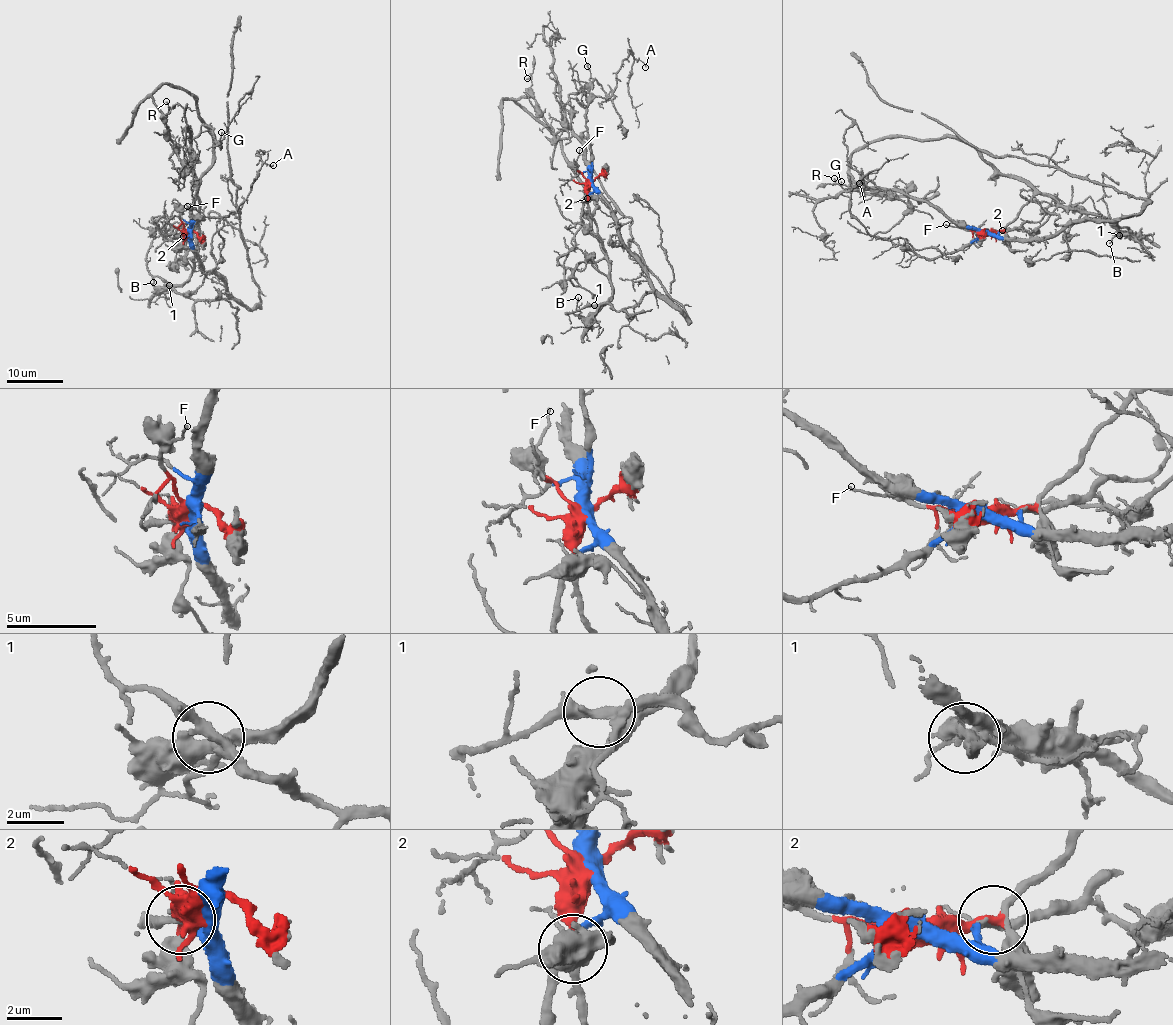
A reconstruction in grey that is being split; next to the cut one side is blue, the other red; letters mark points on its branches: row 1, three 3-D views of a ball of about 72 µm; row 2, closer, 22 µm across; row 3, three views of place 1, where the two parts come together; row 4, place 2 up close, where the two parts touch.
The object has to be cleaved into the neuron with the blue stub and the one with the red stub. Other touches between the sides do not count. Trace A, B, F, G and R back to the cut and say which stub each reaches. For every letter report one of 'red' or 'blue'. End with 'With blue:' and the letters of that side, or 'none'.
A: blue
B: blue
F: red
G: blue
R: red
With blue: A, B, G

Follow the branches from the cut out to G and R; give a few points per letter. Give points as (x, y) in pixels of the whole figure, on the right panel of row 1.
G: (986, 232), (964, 227), (924, 202), (877, 188), (861, 172), (859, 184), (842, 188), (841, 181)
R: (986, 232), (1006, 227), (1033, 190), (998, 174), (959, 140), (892, 137), (851, 156), (855, 186), (833, 178)

